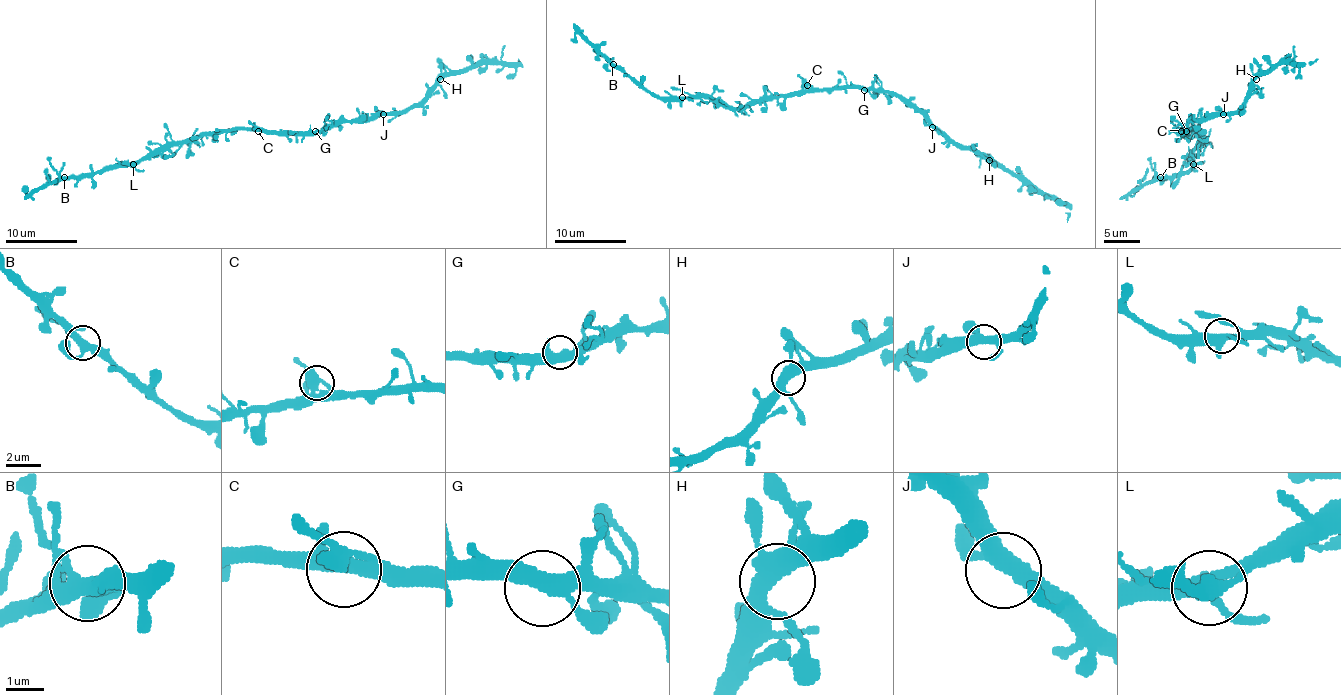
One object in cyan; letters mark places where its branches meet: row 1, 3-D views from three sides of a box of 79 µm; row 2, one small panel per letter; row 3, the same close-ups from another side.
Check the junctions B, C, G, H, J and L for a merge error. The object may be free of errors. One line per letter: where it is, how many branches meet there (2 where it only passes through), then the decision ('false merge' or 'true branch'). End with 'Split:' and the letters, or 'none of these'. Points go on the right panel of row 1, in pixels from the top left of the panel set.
B: (1160, 177) | 4 | true branch
C: (1181, 131) | 4 | true branch
G: (1186, 131) | 3 | true branch
H: (1256, 79) | 4 | true branch
J: (1223, 114) | 3 | true branch
L: (1193, 164) | 4 | true branch
Split: none of these

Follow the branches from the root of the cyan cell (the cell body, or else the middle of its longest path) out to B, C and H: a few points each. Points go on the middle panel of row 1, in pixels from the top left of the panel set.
B: (830, 88), (769, 95), (751, 99), (737, 108), (723, 108), (703, 97), (653, 95), (612, 65)
C: (830, 88), (812, 88), (807, 85)
H: (830, 88), (873, 88), (898, 93), (909, 99), (955, 142), (982, 152), (989, 160)

